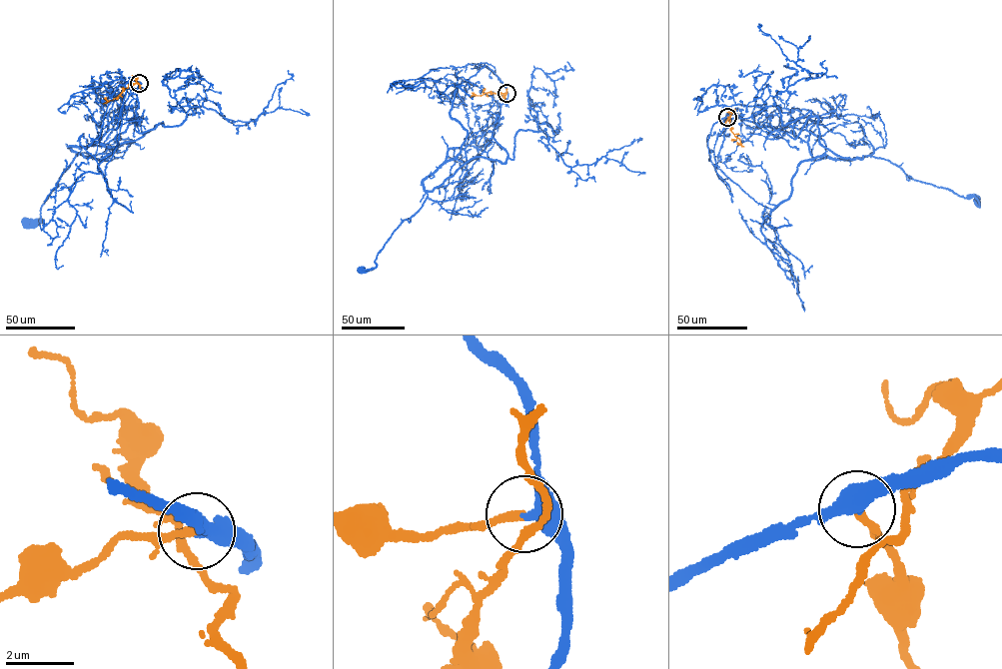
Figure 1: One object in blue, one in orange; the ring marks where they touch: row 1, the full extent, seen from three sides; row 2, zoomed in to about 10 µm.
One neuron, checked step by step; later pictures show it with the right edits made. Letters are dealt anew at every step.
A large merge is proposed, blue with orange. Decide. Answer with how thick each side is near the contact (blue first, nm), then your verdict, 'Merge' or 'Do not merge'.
Thickness 360 nm (blue) against 240 nm. Merge

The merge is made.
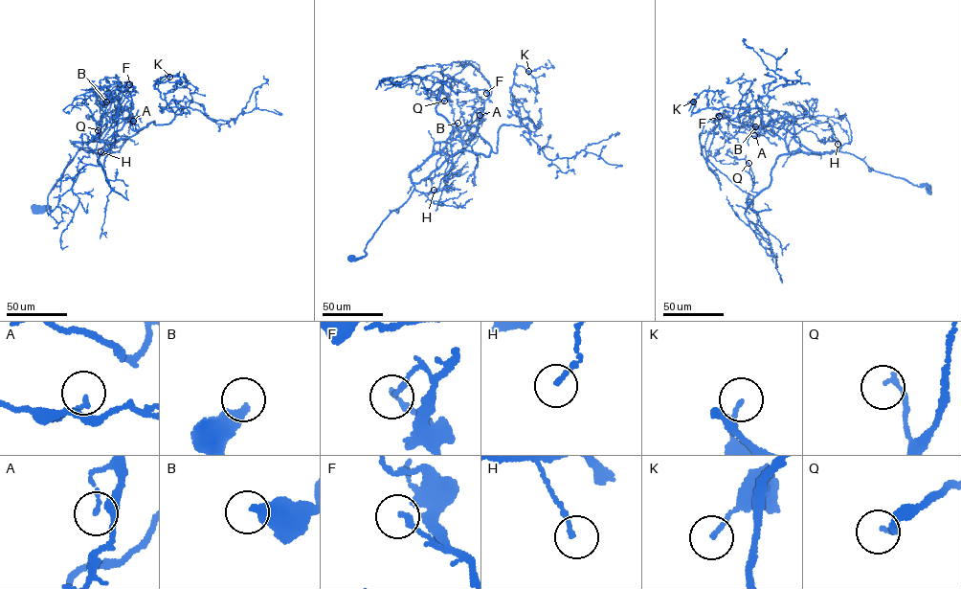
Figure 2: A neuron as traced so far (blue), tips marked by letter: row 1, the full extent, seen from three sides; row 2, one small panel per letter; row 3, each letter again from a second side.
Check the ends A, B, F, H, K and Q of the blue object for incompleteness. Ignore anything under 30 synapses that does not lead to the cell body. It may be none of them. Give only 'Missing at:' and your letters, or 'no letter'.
Missing at: no letter

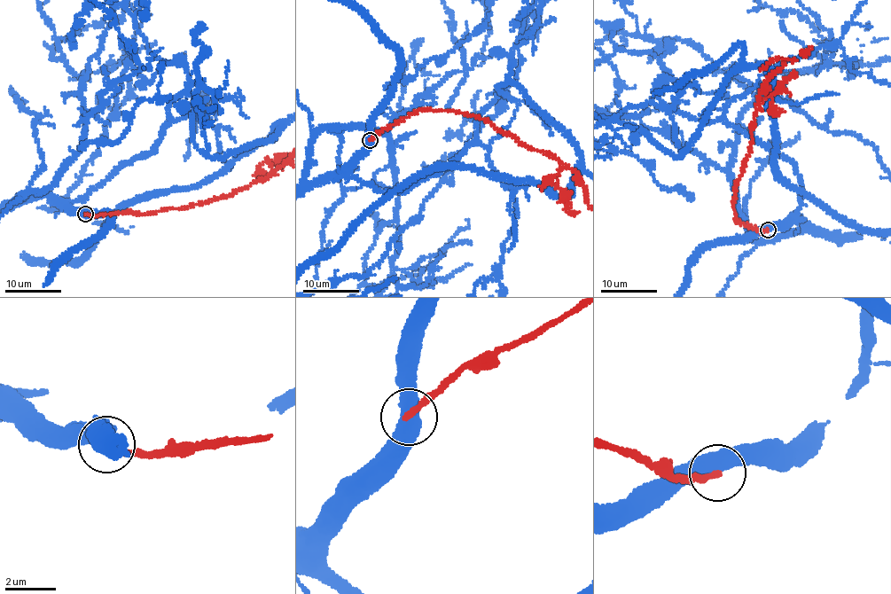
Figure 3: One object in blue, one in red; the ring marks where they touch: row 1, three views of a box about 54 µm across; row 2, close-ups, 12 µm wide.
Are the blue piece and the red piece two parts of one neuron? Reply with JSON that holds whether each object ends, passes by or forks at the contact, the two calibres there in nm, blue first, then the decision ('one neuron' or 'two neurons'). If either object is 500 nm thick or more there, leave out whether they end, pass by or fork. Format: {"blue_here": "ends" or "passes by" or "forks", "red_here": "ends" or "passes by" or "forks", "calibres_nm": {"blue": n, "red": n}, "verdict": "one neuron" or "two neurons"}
{"calibres_nm": {"blue": 550, "red": 240}, "verdict": "two neurons"}

